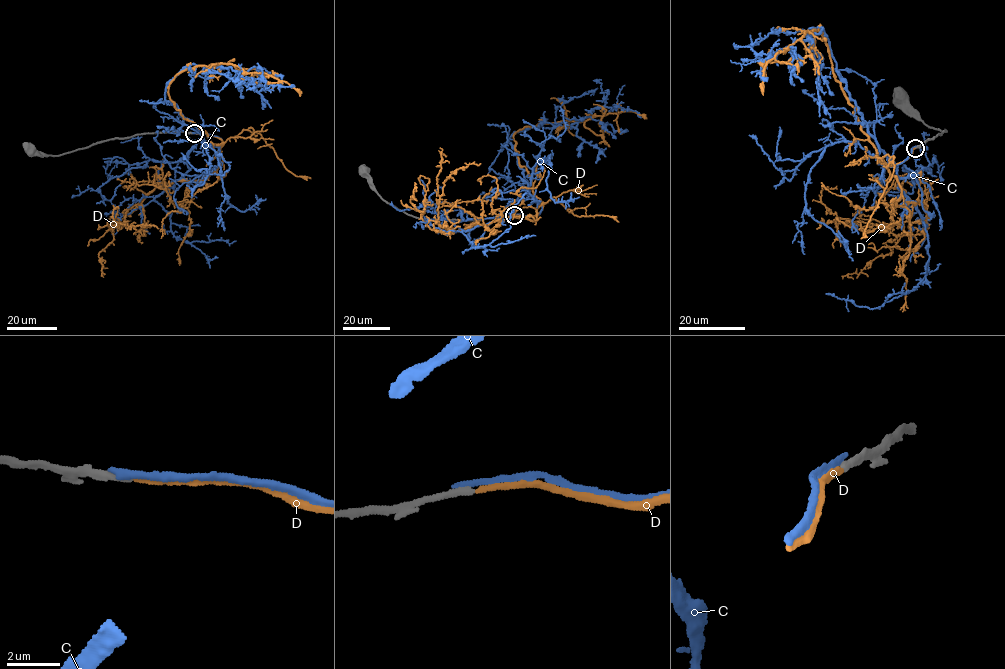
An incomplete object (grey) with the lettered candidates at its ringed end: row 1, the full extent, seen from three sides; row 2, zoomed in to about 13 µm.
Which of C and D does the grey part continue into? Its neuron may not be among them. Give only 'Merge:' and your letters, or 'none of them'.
Merge: D

